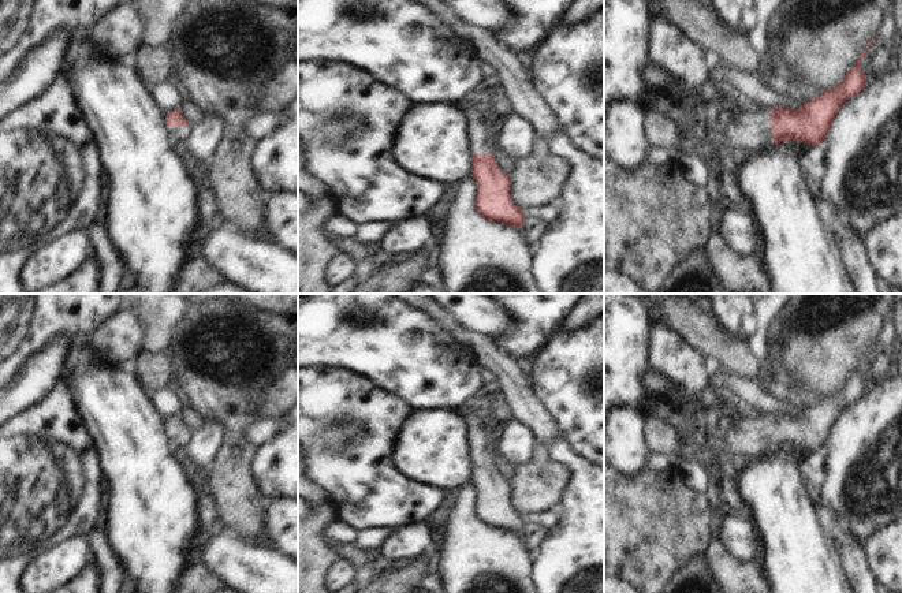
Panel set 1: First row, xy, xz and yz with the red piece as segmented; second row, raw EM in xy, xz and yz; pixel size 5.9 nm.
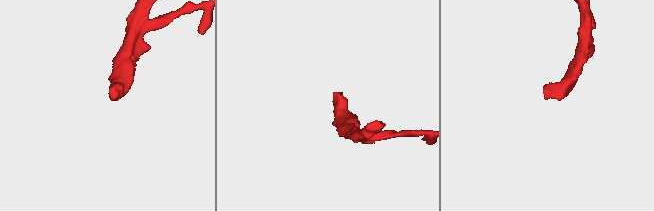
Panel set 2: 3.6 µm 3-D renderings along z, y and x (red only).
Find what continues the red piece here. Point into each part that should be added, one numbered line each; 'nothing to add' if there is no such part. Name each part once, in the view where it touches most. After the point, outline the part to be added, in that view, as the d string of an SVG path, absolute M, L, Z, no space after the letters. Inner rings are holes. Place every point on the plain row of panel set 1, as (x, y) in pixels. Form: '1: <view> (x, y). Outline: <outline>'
1: yz (752, 436). Outline: M769 415L727 418L726 422L726 430L718 443L702 444L690 455L709 473L718 471L716 460L720 451L764 456L775 450L769 433Z

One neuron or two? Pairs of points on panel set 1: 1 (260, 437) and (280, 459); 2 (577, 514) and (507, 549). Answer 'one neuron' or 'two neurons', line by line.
1: two neurons
2: two neurons

